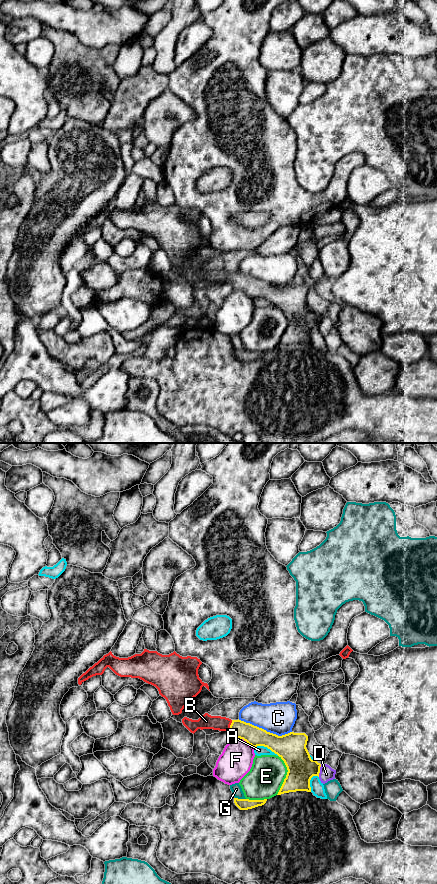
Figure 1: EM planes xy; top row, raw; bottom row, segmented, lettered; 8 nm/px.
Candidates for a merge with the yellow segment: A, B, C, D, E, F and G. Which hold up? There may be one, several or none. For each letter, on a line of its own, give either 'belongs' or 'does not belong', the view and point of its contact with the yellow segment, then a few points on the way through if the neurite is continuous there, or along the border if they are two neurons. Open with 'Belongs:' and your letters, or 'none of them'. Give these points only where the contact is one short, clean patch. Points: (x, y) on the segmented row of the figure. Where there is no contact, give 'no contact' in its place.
Belongs: B
A: does not belong; contact xy (266, 746)
B: belongs; contact xy (230, 725); way xy (253, 735), (230, 725), (206, 721)
C: does not belong; contact xy (265, 730)
D: does not belong; contact xy (319, 770)
E: does not belong; contact xy (286, 775)
F: does not belong; contact xy (243, 739); border xy (233, 736), (242, 738), (253, 748)
G: does not belong; contact xy (240, 799)

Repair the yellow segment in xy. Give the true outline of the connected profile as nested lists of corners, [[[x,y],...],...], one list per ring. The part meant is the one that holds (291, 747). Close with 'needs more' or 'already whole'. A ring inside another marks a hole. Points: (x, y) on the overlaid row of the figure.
[[[208,713],[198,720],[187,717],[182,719],[183,725],[191,732],[198,729],[230,731],[235,738],[246,741],[253,748],[264,746],[277,754],[287,767],[287,775],[277,795],[289,792],[311,792],[310,780],[320,773],[321,764],[312,760],[306,748],[308,736],[305,733],[294,733],[278,736],[241,720],[231,720]]] | needs more

